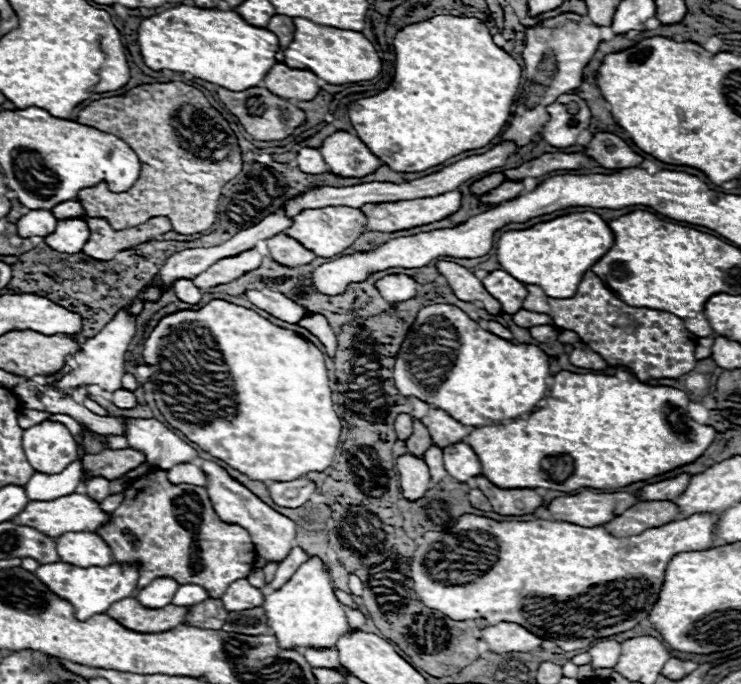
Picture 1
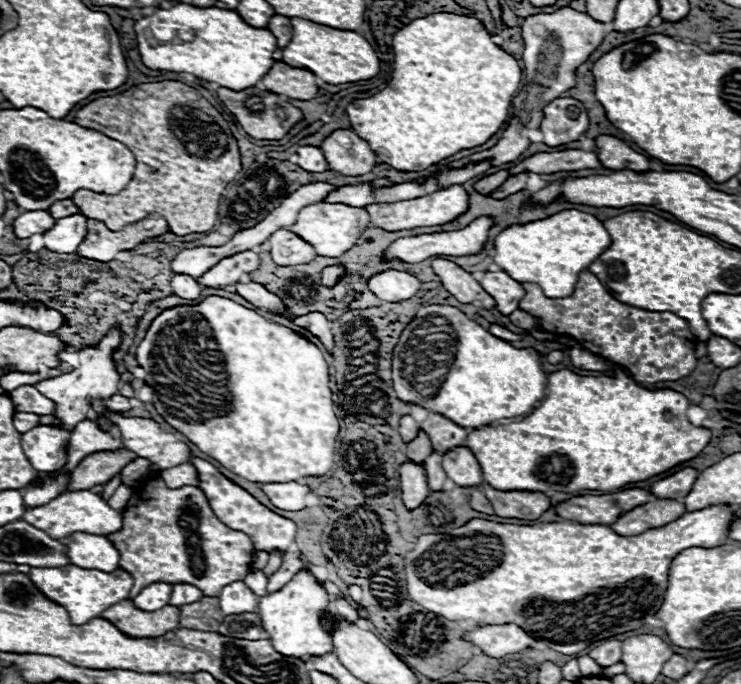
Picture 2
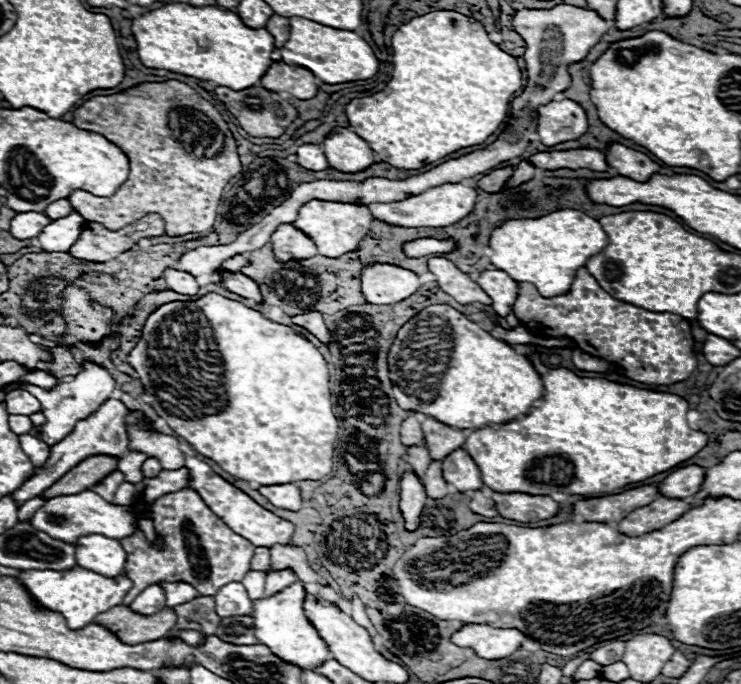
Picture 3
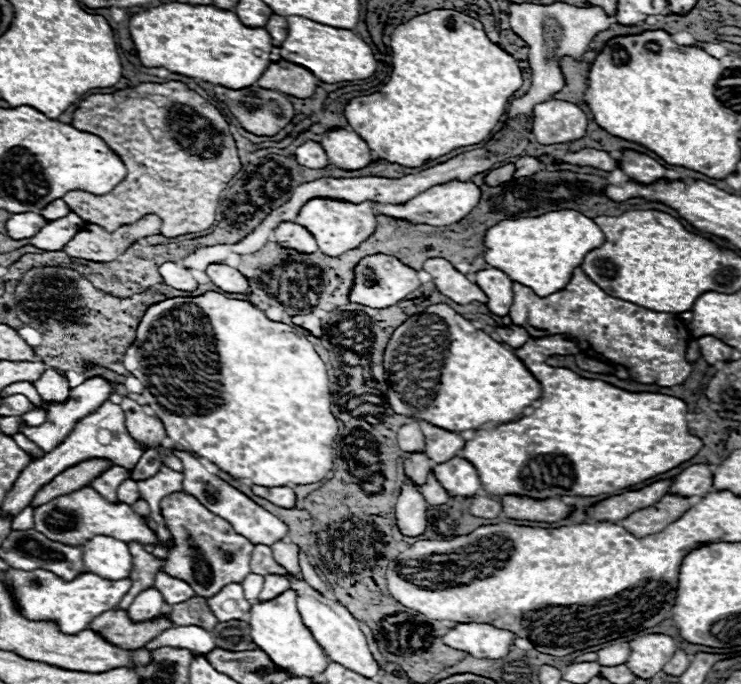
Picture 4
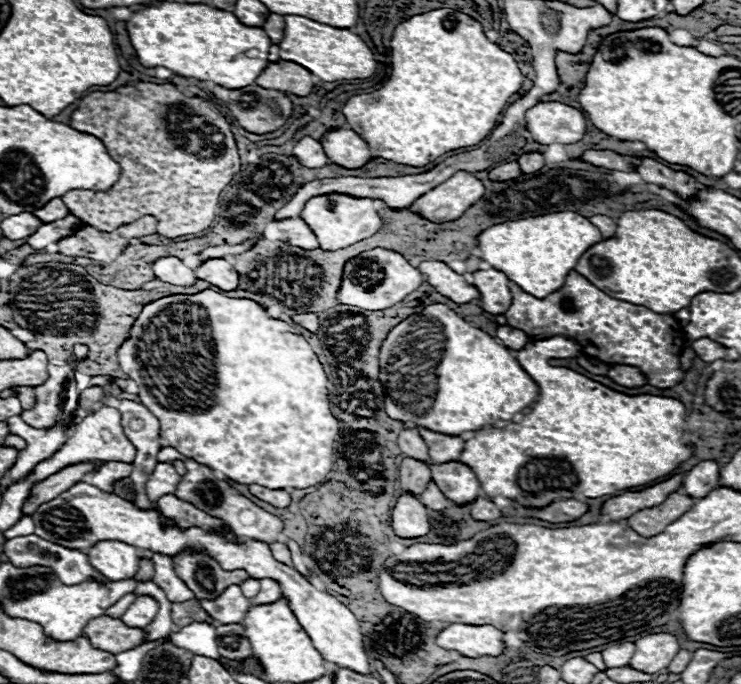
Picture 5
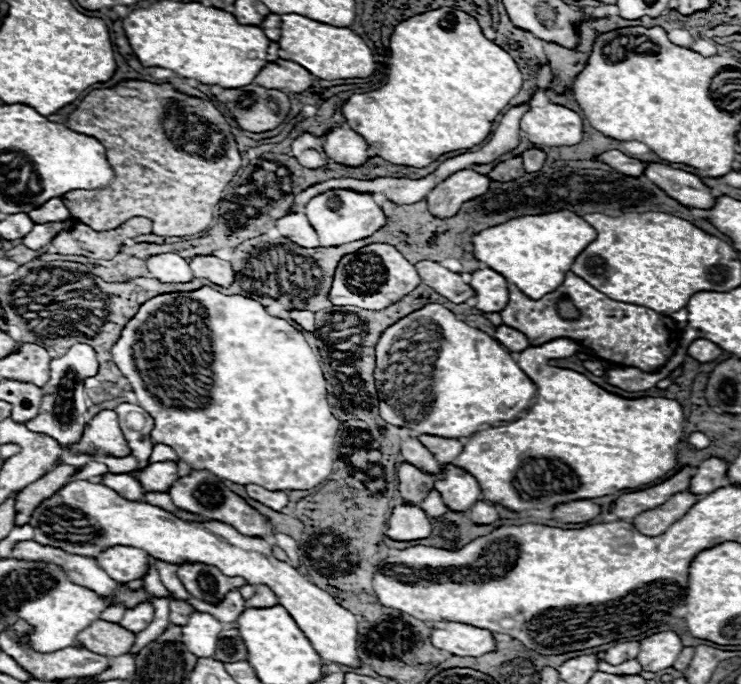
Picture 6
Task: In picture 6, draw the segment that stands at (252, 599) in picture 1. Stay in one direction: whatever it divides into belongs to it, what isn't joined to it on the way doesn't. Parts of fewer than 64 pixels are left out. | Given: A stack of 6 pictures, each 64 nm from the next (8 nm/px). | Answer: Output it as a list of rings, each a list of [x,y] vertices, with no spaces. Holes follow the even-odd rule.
[[[228,592],[226,600],[224,600],[222,604],[218,604],[218,606],[206,604],[206,602],[198,600],[198,598],[188,598],[188,600],[184,600],[184,602],[190,602],[196,610],[202,610],[202,612],[212,614],[212,616],[214,616],[218,622],[222,622],[222,624],[234,622],[234,620],[238,618],[238,614],[244,610],[244,598],[240,596],[240,592]]]

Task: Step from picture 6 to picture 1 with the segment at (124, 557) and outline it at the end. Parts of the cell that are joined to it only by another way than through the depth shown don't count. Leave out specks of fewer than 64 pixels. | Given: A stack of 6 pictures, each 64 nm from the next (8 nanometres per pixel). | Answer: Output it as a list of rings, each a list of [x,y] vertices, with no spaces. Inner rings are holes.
[[[68,532],[56,538],[58,554],[64,562],[88,568],[88,566],[110,566],[114,562],[110,546],[92,532]]]

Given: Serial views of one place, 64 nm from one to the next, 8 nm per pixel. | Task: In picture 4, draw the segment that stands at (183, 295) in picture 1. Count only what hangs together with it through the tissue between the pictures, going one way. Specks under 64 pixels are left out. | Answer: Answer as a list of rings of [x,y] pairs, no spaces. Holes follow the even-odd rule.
[[[164,262],[164,264],[158,268],[158,272],[160,272],[162,280],[164,280],[168,286],[172,286],[172,288],[192,292],[192,290],[196,290],[196,286],[198,286],[198,282],[196,282],[194,276],[192,276],[192,270],[190,270],[190,268],[184,268],[184,266],[176,264],[176,262]]]

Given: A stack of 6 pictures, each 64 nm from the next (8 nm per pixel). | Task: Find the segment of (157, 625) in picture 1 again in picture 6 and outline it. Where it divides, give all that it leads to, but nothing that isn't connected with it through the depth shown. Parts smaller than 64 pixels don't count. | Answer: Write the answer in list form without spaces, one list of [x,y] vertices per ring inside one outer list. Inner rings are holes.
[[[96,620],[90,624],[90,628],[86,628],[86,632],[80,632],[76,644],[94,654],[114,658],[128,652],[128,648],[134,644],[134,634],[126,632],[120,624],[106,624],[104,620]]]

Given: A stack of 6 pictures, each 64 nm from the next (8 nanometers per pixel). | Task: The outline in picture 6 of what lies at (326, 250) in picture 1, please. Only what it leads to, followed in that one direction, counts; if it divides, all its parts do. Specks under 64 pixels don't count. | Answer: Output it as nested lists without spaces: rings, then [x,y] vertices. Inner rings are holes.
[[[342,188],[326,190],[324,194],[314,196],[304,206],[304,214],[308,216],[312,228],[318,232],[320,246],[340,246],[340,244],[346,244],[346,242],[368,238],[370,234],[374,234],[376,230],[380,230],[388,222],[386,214],[374,202],[372,194],[360,194],[360,192],[342,190]]]

